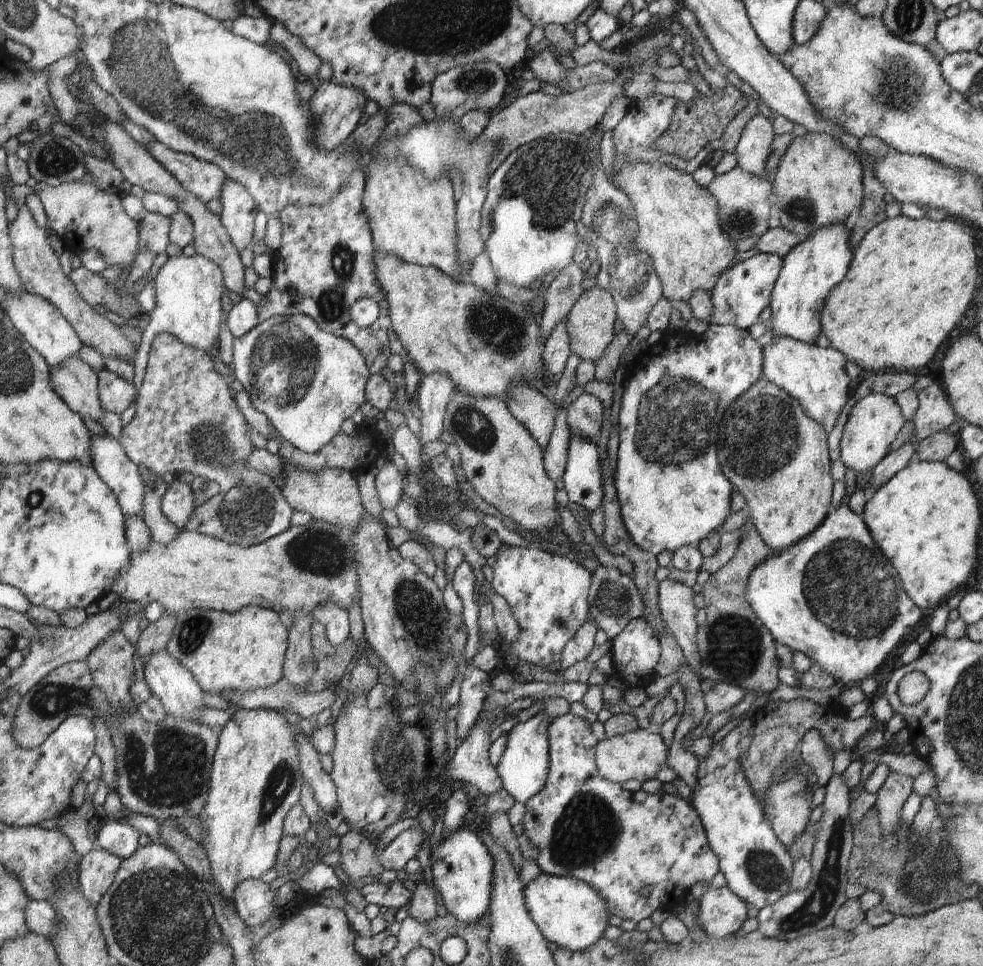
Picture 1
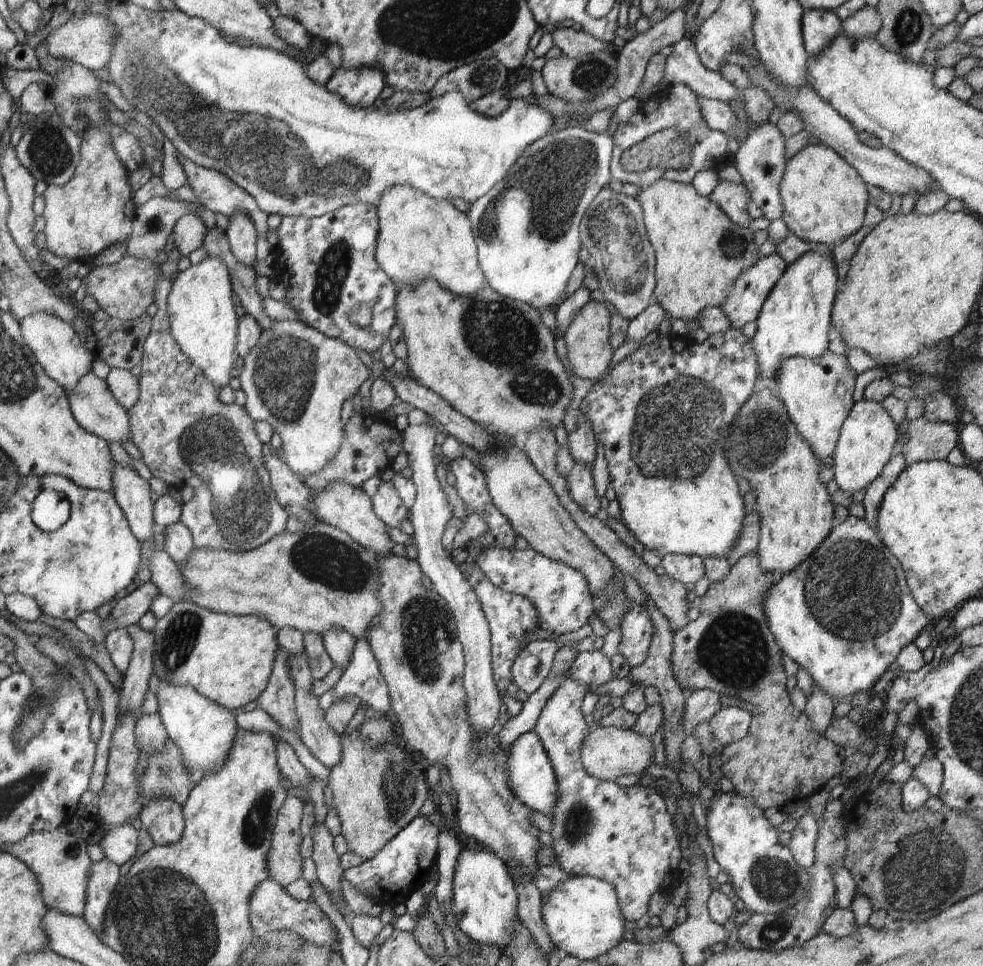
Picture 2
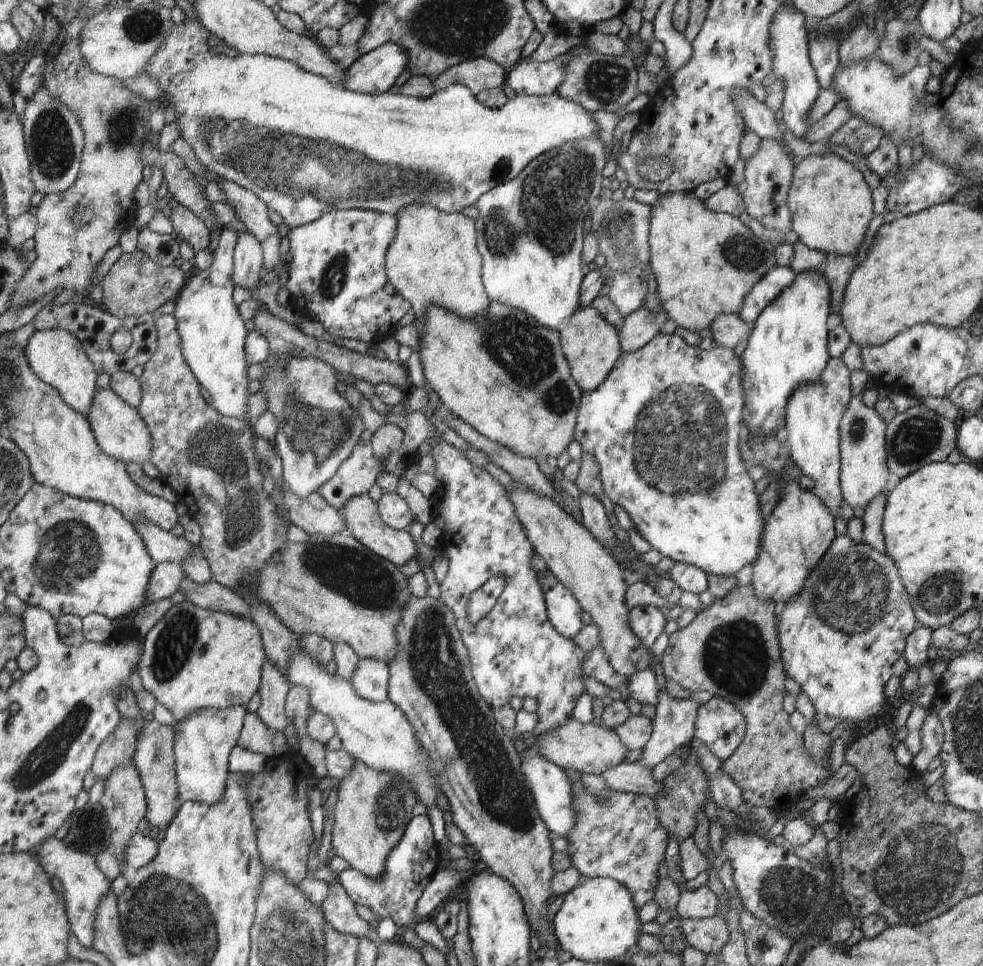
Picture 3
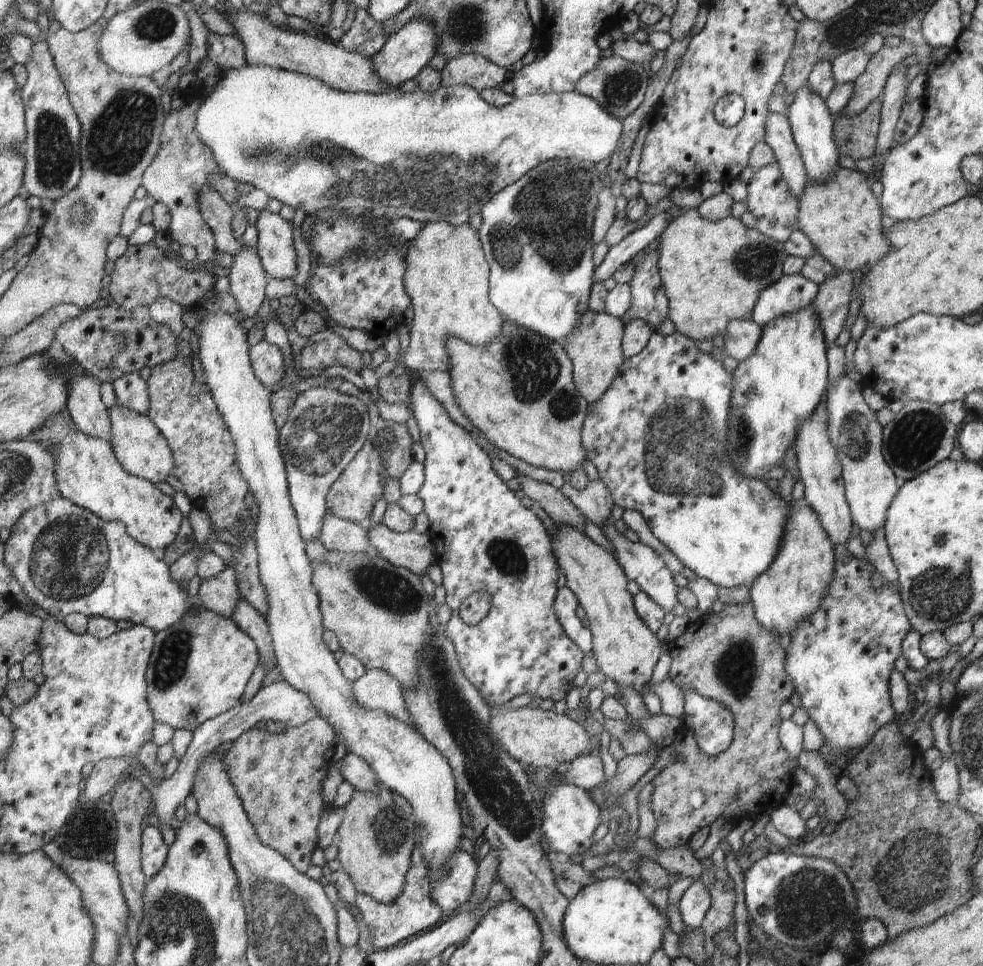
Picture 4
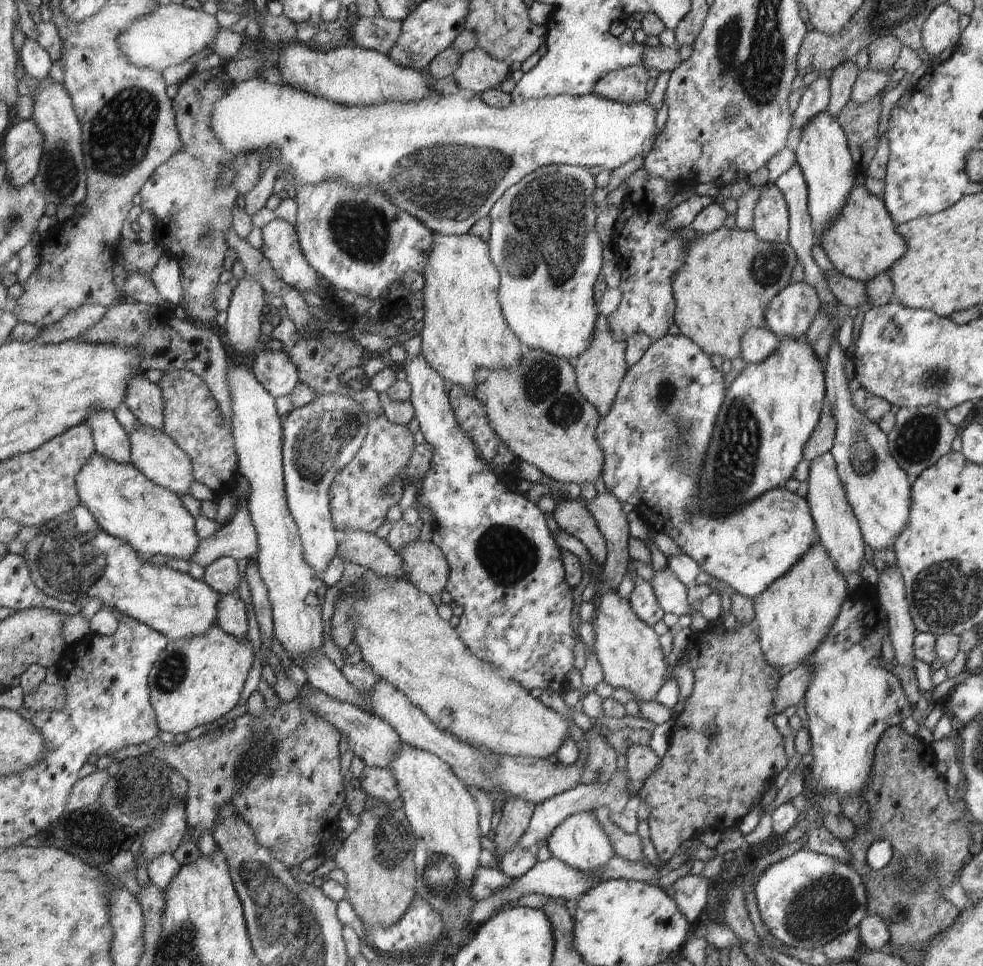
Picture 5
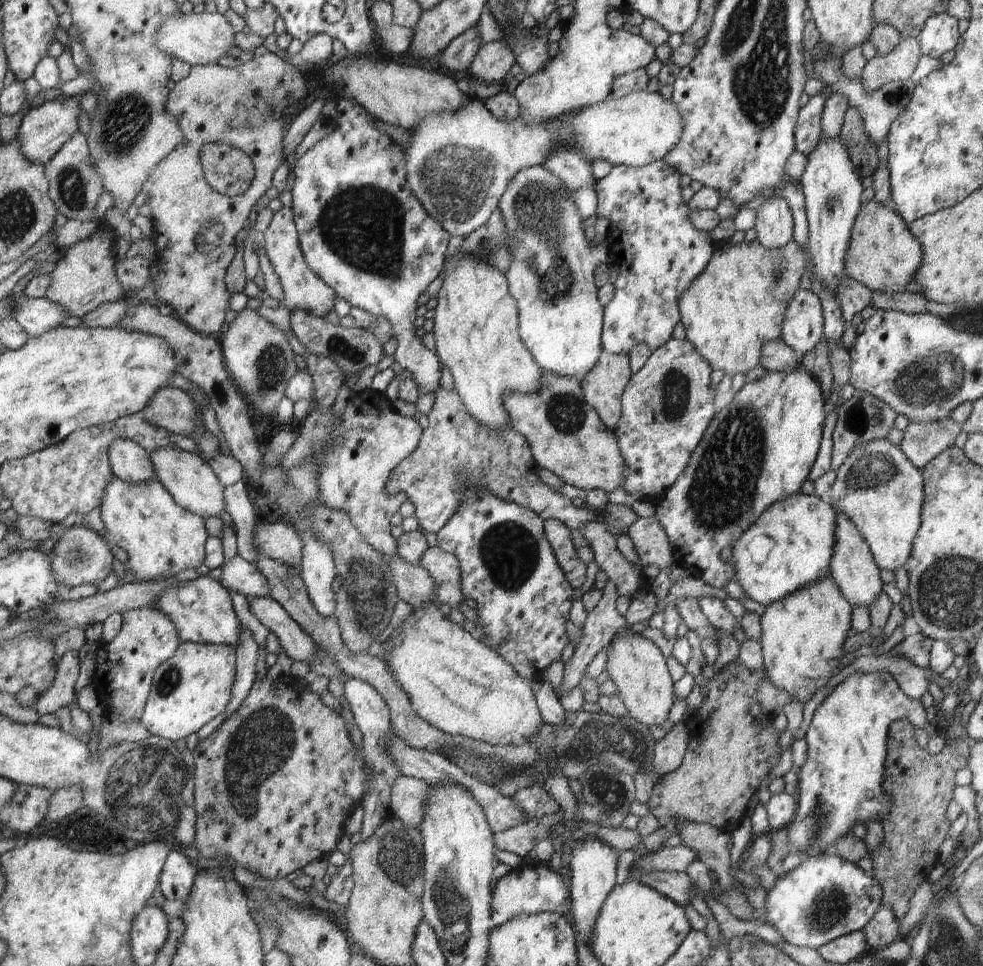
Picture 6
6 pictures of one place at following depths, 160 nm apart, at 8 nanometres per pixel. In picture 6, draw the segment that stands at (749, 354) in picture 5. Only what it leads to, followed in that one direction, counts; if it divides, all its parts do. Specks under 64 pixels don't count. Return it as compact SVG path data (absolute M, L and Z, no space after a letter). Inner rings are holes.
M782 339L764 341L760 347L759 363L767 371L791 371L798 367L800 355Z

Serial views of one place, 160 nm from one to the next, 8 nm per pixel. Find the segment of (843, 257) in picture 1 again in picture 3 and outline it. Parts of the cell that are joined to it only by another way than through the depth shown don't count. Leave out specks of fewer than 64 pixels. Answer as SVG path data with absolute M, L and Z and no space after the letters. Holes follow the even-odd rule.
M813 270L799 272L781 293L762 309L754 321L746 348L740 354L746 398L743 422L751 435L776 435L782 424L784 426L786 405L794 389L800 384L817 381L827 365L830 356L827 349L829 331L826 329L826 322L830 312L830 301L829 284L823 274Z

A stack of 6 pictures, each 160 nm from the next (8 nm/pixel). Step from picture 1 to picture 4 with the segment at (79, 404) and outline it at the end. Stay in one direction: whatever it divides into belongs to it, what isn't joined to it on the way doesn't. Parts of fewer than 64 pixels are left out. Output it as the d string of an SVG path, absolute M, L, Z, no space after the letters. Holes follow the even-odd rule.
M121 405L108 408L108 414L112 422L112 438L109 444L120 466L129 474L150 483L168 482L168 476L174 470L174 456L158 428L146 416Z

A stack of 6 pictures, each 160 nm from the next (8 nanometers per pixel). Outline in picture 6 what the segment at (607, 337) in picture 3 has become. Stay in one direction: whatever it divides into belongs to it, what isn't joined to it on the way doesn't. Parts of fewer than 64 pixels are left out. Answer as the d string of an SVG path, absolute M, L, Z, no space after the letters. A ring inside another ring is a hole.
M603 348L593 369L590 369L584 378L578 380L585 401L596 410L597 416L609 429L614 430L620 420L621 396L631 376L629 356L627 354L612 354Z

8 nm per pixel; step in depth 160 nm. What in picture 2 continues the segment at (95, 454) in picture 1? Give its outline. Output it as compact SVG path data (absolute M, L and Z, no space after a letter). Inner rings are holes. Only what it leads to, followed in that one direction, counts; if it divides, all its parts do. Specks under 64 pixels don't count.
M114 461L111 470L114 496L127 518L132 534L140 541L153 541L153 501L147 478Z

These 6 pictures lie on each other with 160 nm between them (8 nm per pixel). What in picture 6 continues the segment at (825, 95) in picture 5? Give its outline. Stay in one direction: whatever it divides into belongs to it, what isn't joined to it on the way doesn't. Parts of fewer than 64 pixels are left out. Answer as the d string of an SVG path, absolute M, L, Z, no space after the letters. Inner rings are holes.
M824 90L809 98L804 107L800 107L799 117L794 129L795 150L802 154L810 154L823 134L821 120L825 109Z

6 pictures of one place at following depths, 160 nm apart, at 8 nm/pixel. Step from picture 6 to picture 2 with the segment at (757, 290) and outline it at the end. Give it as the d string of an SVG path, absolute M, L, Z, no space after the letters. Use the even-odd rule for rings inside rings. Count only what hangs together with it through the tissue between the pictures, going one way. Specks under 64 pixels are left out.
M661 177L649 187L639 189L636 200L642 207L645 229L657 260L657 281L653 293L670 317L687 322L697 318L706 307L720 306L738 275L760 260L759 247L754 242L753 231L733 223L715 202L709 197L699 195L691 184Z

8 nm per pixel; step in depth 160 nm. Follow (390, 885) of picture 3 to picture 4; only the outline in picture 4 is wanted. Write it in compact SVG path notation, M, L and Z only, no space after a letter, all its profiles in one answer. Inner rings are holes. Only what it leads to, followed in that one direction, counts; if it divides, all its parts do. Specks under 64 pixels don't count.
M418 831L415 832L414 852L410 856L410 868L404 878L404 888L396 902L392 904L380 904L366 894L357 894L356 907L362 914L362 922L370 931L373 940L373 950L385 950L400 944L402 940L408 940L410 936L422 934L442 923L446 916L440 910L438 902L431 896L430 880L428 880L428 866L420 852Z

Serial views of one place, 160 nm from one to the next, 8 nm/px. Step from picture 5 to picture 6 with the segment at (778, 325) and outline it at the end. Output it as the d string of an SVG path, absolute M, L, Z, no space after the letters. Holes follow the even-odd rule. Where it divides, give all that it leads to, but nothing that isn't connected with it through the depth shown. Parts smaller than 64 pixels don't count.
M799 288L787 304L781 324L781 339L800 356L806 354L823 334L822 301L816 293Z

